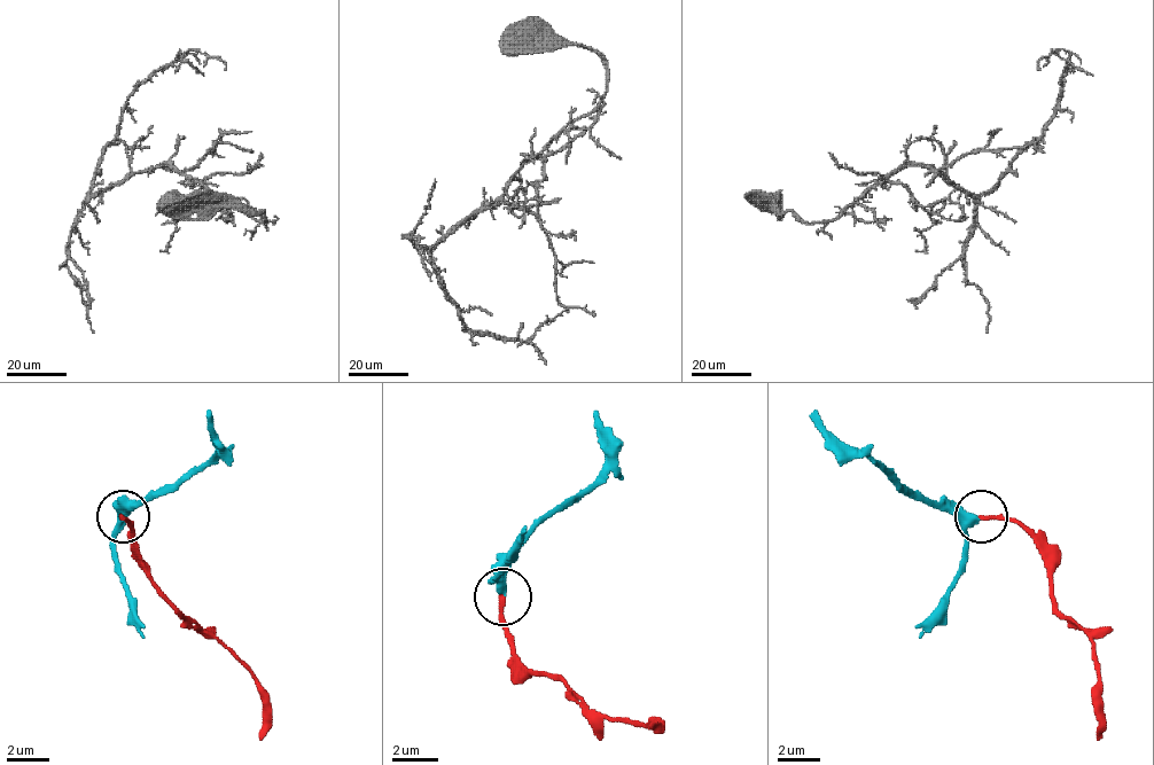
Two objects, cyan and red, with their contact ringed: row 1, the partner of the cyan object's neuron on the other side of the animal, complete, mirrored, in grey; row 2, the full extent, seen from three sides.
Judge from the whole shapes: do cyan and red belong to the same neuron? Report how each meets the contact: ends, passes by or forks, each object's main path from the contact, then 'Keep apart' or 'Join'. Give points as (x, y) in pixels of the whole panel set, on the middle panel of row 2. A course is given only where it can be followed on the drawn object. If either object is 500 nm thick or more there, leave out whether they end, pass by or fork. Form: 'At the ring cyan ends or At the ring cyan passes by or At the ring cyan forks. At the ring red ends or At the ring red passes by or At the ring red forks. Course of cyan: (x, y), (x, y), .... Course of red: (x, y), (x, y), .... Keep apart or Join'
At the ring cyan passes by. At the ring red ends. Course of cyan: (504, 595), (504, 561), (567, 509), (607, 458), (595, 412). Course of red: (504, 595), (504, 630), (515, 658), (527, 670), (561, 676), (607, 716), (653, 727), (653, 721). Join

